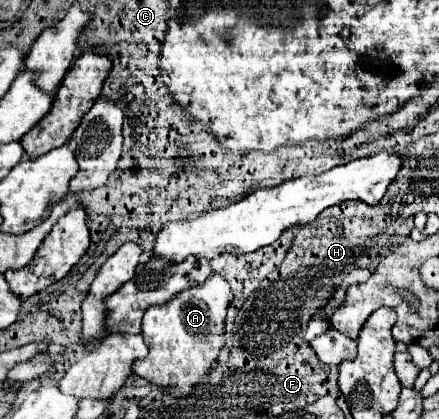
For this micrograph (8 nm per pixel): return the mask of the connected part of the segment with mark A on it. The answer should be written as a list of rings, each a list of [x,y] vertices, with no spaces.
[[[211,275],[203,285],[191,287],[181,291],[179,295],[173,297],[173,301],[165,303],[165,305],[155,305],[149,307],[143,315],[143,331],[141,335],[145,337],[145,343],[149,347],[149,353],[145,359],[135,361],[133,365],[133,373],[147,379],[151,385],[157,385],[161,389],[165,389],[169,395],[173,397],[191,397],[191,395],[199,395],[195,389],[195,385],[205,385],[211,369],[217,365],[217,357],[219,351],[225,345],[225,313],[227,307],[233,301],[233,293],[229,283],[219,275]]]

